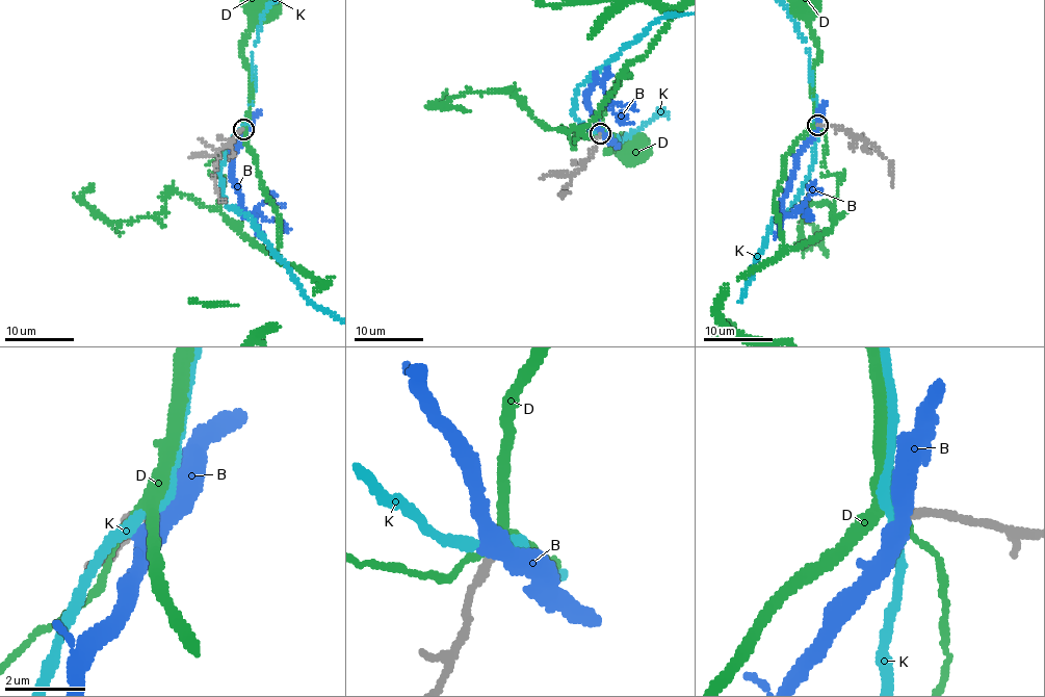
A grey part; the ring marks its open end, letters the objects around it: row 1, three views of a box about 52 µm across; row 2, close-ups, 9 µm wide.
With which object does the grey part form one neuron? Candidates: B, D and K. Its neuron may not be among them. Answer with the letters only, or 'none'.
none

